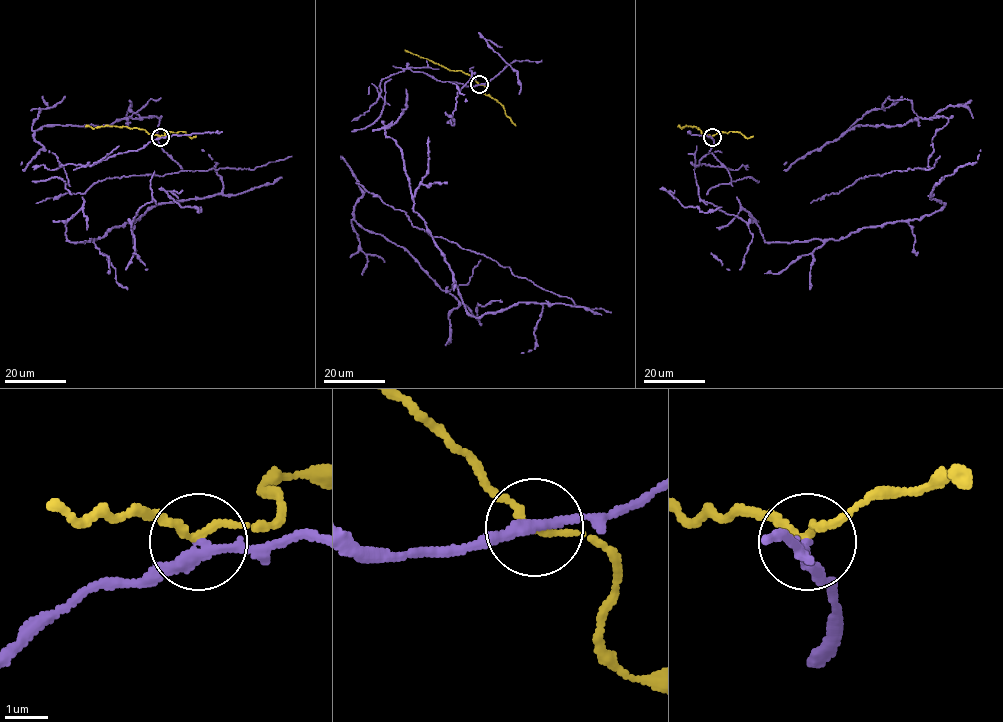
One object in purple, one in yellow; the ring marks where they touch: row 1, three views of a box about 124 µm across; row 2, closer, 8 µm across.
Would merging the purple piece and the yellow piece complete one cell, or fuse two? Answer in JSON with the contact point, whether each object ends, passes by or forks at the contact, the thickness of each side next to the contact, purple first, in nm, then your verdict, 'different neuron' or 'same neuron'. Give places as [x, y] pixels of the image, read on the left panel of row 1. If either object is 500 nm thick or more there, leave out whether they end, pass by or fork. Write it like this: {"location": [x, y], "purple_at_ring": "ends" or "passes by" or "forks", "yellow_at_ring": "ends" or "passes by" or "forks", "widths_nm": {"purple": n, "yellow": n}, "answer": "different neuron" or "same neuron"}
{"location": [160, 137], "purple_at_ring": "passes by", "yellow_at_ring": "passes by", "widths_nm": {"purple": 240, "yellow": 150}, "answer": "different neuron"}

